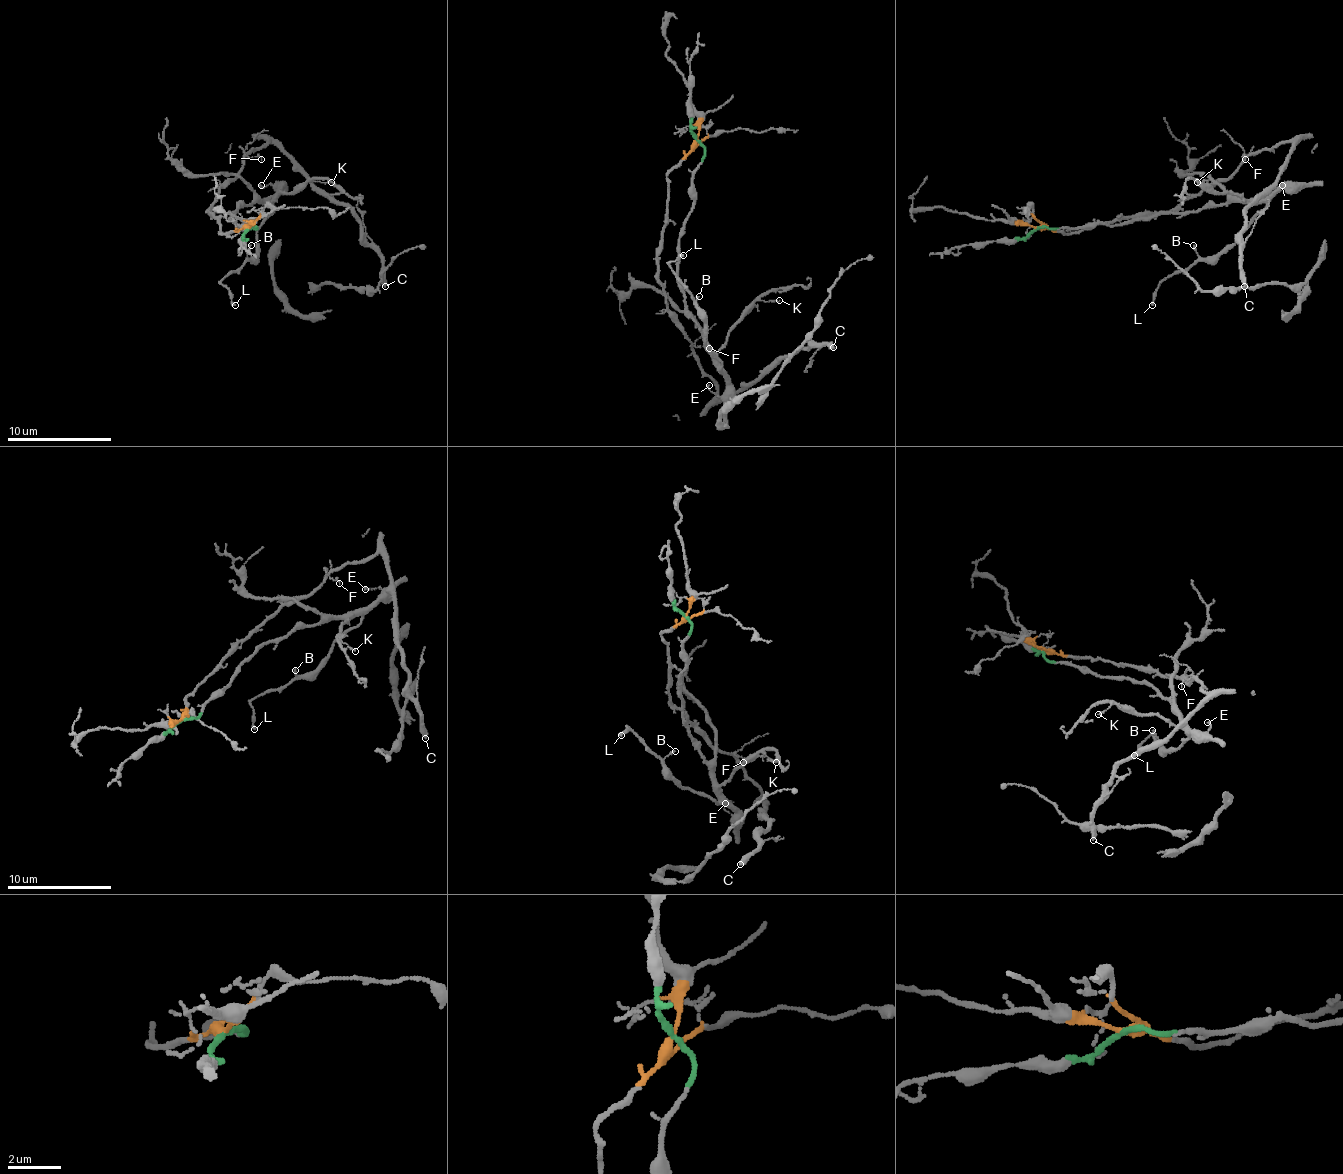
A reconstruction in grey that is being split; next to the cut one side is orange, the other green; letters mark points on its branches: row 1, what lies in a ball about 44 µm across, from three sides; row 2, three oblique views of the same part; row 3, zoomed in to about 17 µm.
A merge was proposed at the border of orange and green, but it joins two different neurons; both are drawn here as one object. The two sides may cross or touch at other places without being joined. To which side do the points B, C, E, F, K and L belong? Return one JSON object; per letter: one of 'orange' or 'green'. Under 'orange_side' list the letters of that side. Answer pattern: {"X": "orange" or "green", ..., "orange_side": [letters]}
{"B": "green", "C": "orange", "E": "green", "F": "orange", "K": "green", "L": "green", "orange_side": ["C", "F"]}

